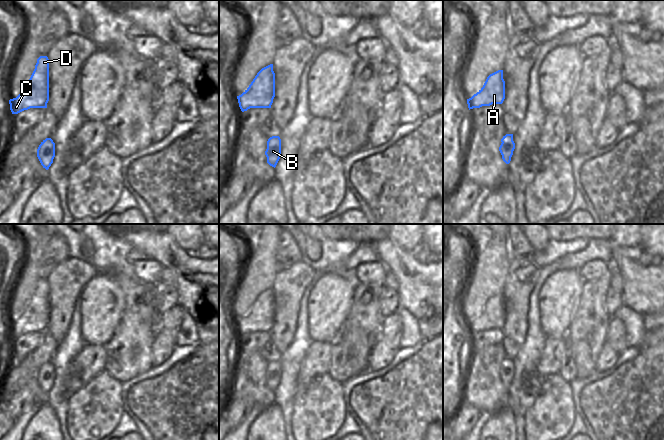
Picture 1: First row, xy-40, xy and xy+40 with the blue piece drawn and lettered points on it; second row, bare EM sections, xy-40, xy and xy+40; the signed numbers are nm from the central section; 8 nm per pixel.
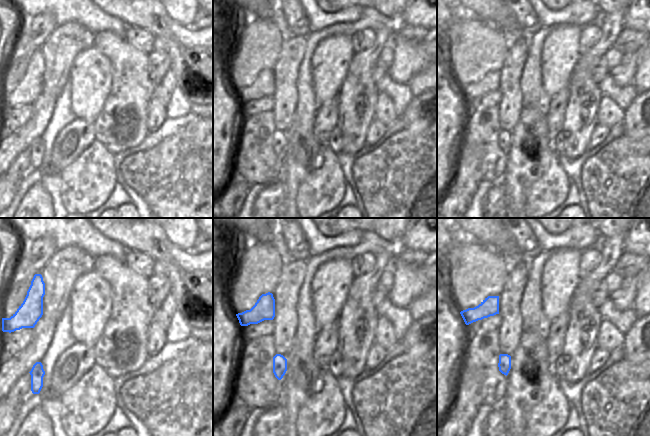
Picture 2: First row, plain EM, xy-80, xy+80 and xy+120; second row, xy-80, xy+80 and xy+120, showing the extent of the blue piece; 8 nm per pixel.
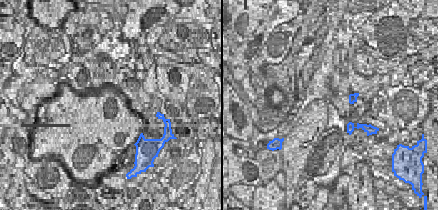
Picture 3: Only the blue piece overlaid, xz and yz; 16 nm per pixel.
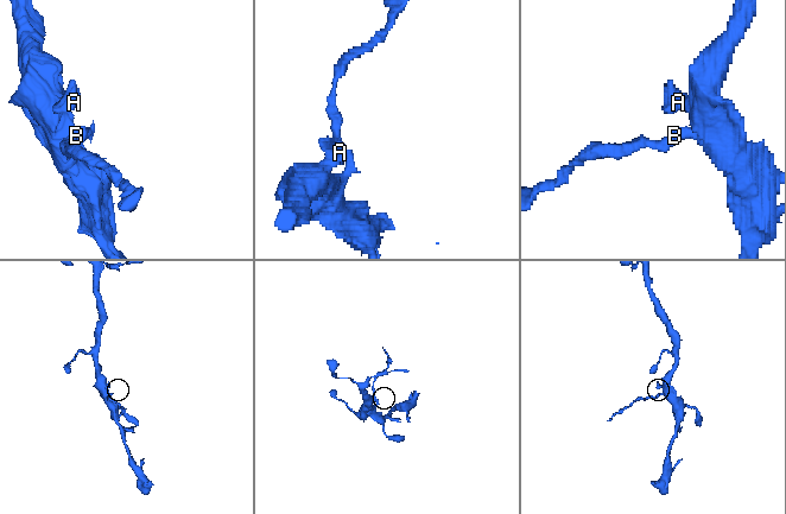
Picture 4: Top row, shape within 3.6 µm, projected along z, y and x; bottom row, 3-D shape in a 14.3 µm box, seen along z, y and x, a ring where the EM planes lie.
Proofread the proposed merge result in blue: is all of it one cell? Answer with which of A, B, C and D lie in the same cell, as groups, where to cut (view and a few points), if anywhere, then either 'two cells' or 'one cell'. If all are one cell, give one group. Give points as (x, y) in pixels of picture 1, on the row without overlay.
groups A C D / B; cut xy+40 (501, 367), (502, 378); two cells

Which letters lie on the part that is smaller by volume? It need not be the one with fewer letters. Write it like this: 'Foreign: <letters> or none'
Foreign: B

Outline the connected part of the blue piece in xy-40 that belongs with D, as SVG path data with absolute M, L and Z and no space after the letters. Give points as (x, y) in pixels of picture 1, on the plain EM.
M40 280L23 315L9 324L10 334L12 338L18 338L30 332L47 332L48 325L49 283L47 280Z

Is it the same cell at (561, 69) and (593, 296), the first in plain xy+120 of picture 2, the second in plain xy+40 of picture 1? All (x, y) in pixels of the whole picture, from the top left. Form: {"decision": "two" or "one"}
{"decision": "two"}

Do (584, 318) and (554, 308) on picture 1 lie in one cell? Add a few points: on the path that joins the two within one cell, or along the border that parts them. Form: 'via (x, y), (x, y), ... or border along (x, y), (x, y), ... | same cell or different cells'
border along (581, 292), (569, 328), (565, 334) | different cells

